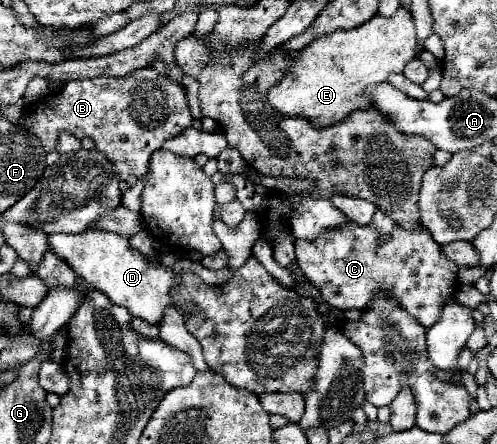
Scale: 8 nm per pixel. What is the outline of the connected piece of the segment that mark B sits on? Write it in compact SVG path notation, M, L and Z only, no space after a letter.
M143 68L127 78L99 76L91 80L71 80L59 92L31 106L19 124L37 134L47 152L55 150L55 138L61 130L77 138L93 138L95 146L117 166L119 178L127 180L129 174L137 178L145 176L151 154L159 150L165 140L189 128L191 122L193 116L185 88L153 68Z

